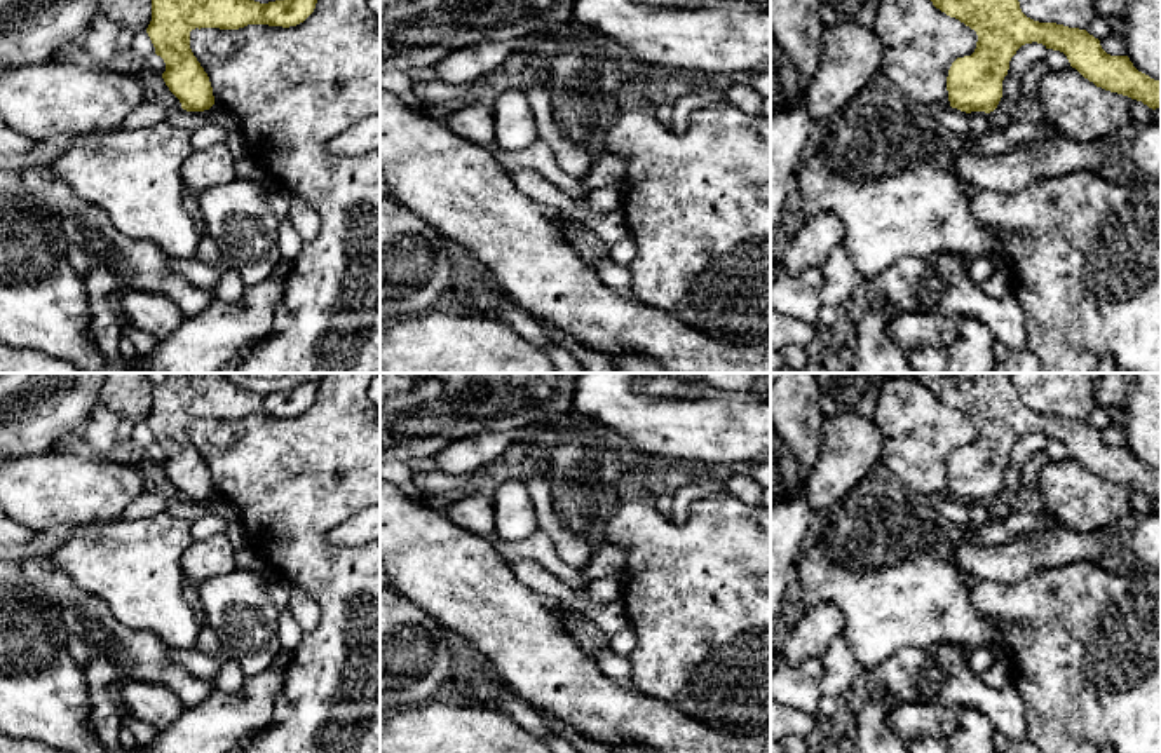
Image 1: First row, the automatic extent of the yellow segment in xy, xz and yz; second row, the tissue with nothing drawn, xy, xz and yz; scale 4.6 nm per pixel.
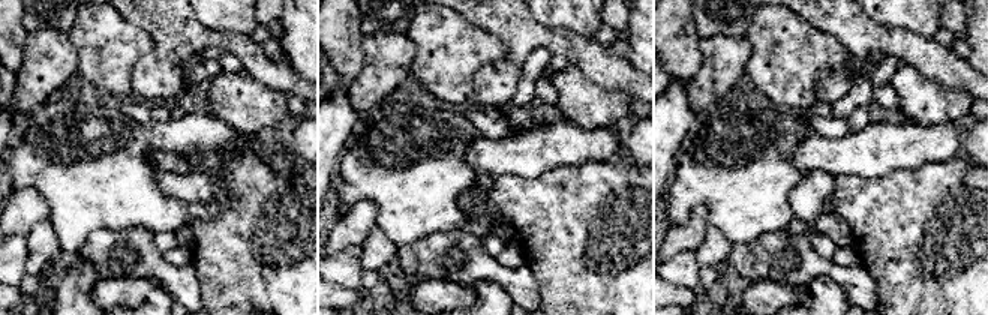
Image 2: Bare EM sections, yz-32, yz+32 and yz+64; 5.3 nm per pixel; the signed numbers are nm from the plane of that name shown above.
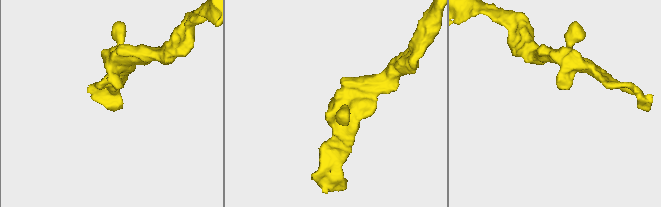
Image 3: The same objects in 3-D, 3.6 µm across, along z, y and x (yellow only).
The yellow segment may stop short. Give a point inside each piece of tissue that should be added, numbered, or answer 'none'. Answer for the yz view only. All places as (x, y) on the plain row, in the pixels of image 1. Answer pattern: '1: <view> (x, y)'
none

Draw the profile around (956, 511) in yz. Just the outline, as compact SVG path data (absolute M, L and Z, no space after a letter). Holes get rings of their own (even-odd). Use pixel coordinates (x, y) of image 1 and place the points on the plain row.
M943 497L943 499L936 499L933 500L933 505L938 509L938 512L950 519L952 523L968 528L971 533L976 532L976 526L980 523L974 523L969 516L969 509L966 502L961 502L957 499Z

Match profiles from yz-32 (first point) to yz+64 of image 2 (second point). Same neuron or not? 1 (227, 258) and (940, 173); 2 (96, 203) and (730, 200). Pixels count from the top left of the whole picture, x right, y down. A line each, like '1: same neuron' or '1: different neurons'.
1: same neuron
2: same neuron

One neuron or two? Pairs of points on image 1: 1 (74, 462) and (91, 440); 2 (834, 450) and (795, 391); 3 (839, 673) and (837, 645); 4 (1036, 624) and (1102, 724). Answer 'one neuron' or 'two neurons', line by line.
1: two neurons
2: two neurons
3: one neuron
4: one neuron

